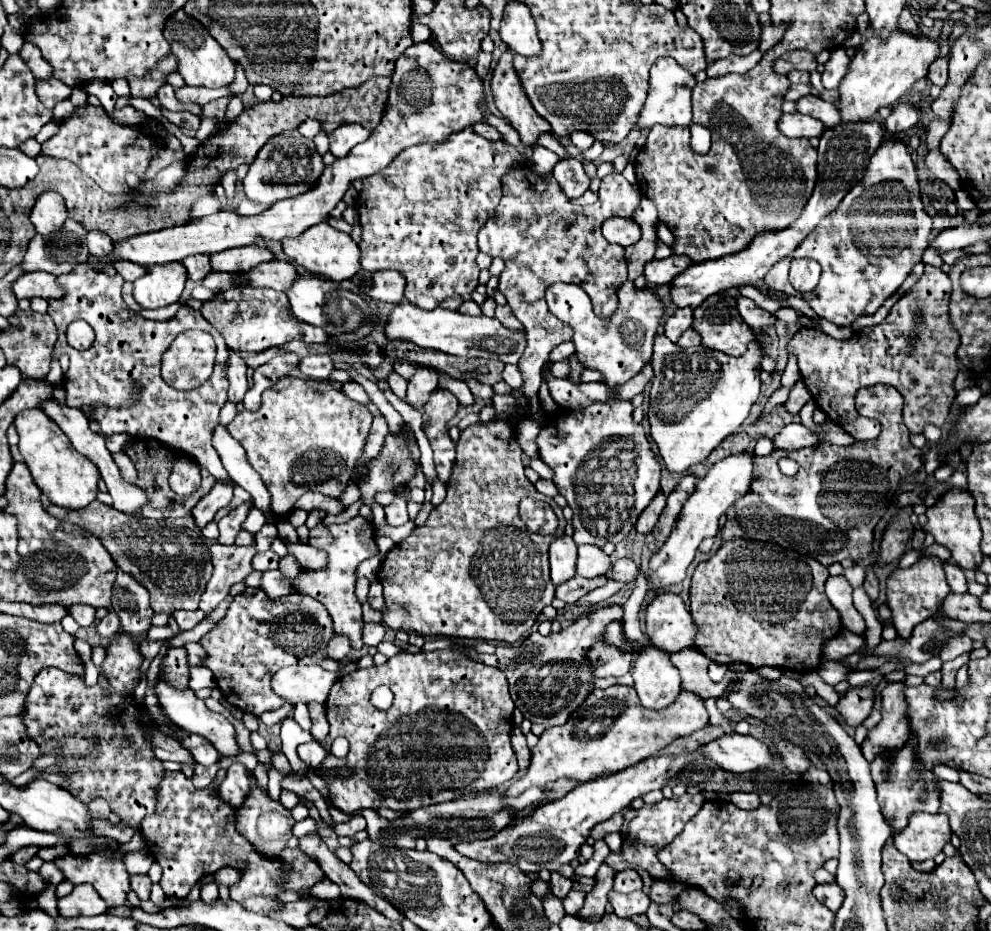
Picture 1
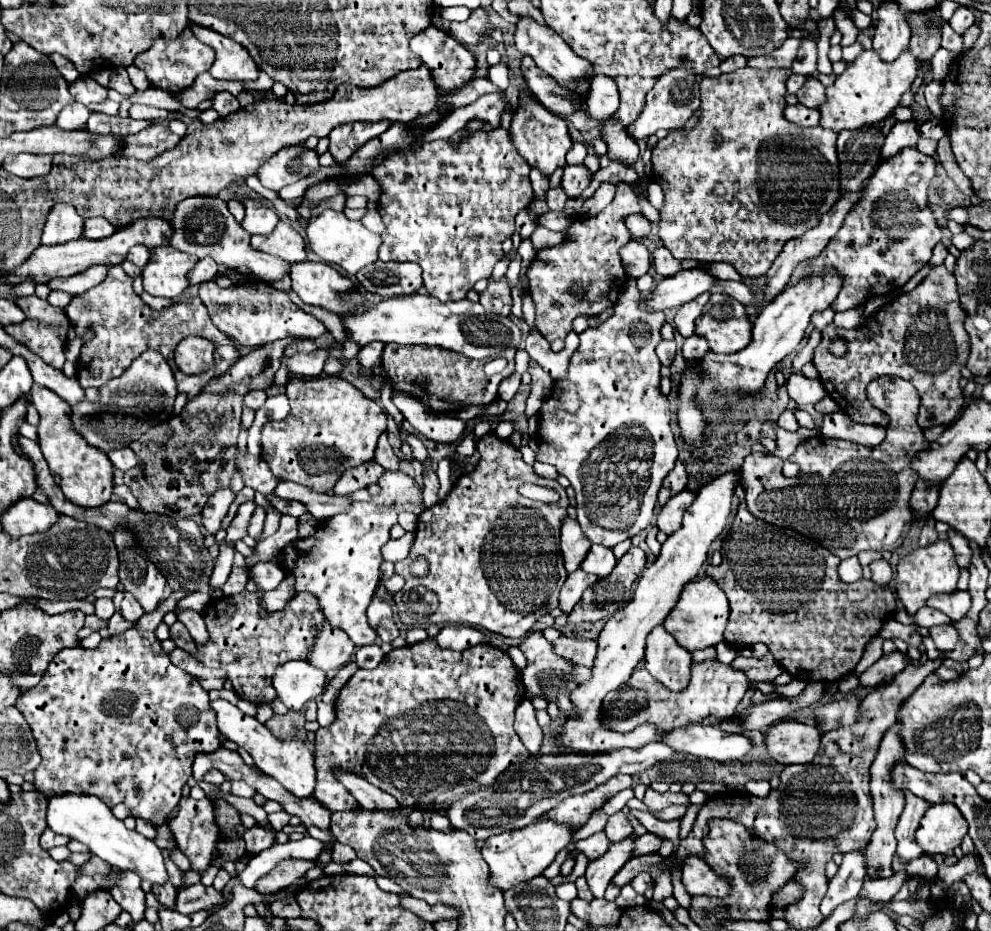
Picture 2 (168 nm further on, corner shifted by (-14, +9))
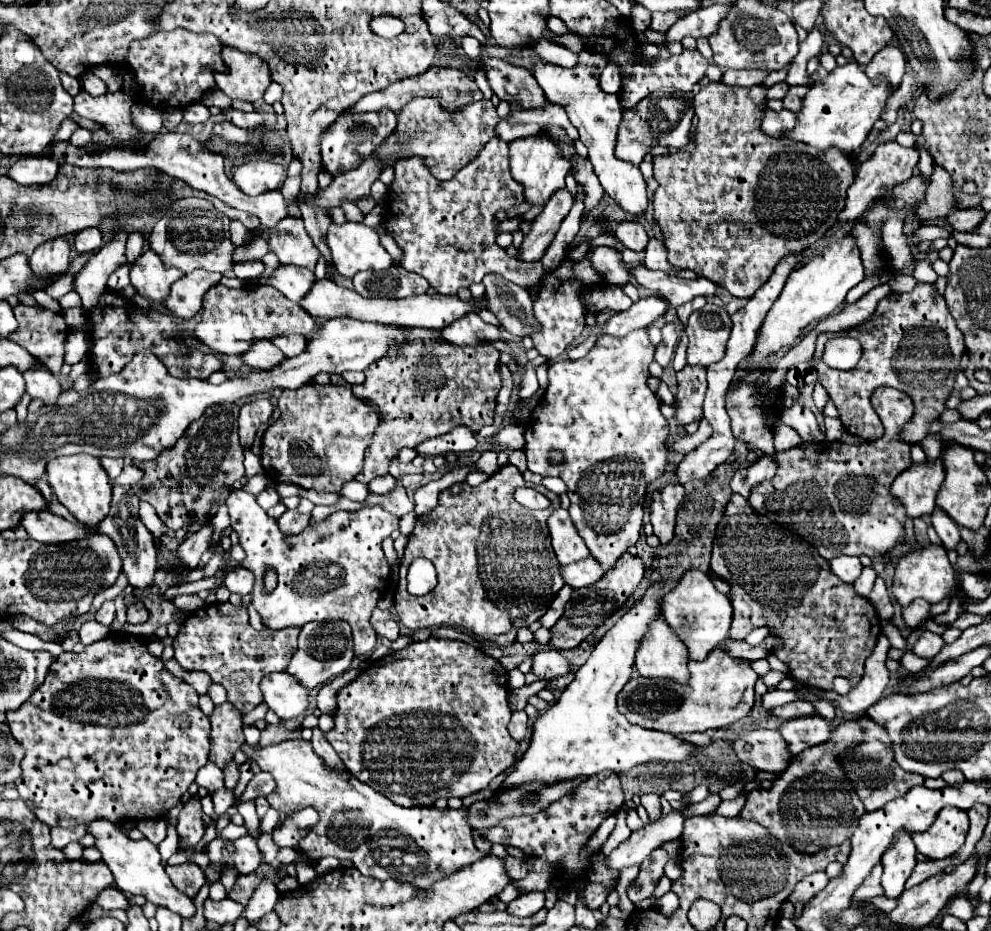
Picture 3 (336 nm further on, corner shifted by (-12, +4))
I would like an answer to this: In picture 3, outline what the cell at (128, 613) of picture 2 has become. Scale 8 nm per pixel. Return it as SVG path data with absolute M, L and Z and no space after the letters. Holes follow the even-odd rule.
M131 604L131 606L127 608L127 622L129 622L129 624L141 624L141 622L147 620L147 616L149 616L149 612L147 612L147 608L143 608L143 606Z

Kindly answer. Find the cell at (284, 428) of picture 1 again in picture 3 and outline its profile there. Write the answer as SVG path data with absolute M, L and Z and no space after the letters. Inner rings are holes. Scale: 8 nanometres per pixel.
M305 384L297 390L283 390L279 396L281 418L265 430L261 440L261 464L265 474L275 482L289 482L297 484L307 490L315 492L341 492L343 484L353 480L363 466L365 450L371 444L371 438L379 426L379 418L375 410L353 396L351 388L347 386L333 386L333 384Z

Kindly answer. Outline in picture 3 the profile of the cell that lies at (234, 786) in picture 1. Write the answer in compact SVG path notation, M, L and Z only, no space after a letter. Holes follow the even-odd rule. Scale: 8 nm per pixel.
M221 788L221 790L213 792L211 798L215 804L215 814L223 814L227 808L231 808L235 804L235 792L229 788Z

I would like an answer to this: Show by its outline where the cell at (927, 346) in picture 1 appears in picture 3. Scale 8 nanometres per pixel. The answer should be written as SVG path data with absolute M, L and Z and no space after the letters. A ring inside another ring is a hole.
M919 282L911 292L883 298L869 320L851 330L837 332L835 336L855 338L863 346L863 356L853 370L835 370L821 360L823 346L831 334L821 332L817 336L815 370L819 374L819 382L837 406L845 430L863 440L877 440L883 436L883 424L871 408L869 398L875 388L893 386L909 394L915 404L915 416L901 432L901 438L911 444L921 442L929 434L929 426L939 420L941 412L945 410L945 402L953 392L955 378L961 372L959 364L965 352L963 334L949 314L947 302L943 294L937 292L935 284Z

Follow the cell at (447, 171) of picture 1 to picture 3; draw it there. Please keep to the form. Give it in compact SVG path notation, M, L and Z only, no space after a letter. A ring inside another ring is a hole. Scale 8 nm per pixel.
M489 140L481 154L469 162L469 166L461 168L449 182L433 178L425 166L425 158L399 158L393 170L395 180L387 192L383 228L395 238L403 252L397 264L409 272L421 274L437 294L457 296L461 288L481 282L489 272L497 272L523 288L533 288L543 278L545 270L541 262L527 264L509 258L497 244L501 220L497 220L495 214L525 202L521 184L513 180L509 172L505 140Z

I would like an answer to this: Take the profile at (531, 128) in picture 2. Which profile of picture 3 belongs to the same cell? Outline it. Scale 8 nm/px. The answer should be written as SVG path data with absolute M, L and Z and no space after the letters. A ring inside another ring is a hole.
M545 134L513 140L509 144L509 160L511 160L511 176L525 186L525 200L531 204L545 204L555 190L563 188L565 174L571 168L569 160L557 154L557 142L553 142L553 138L545 138Z

